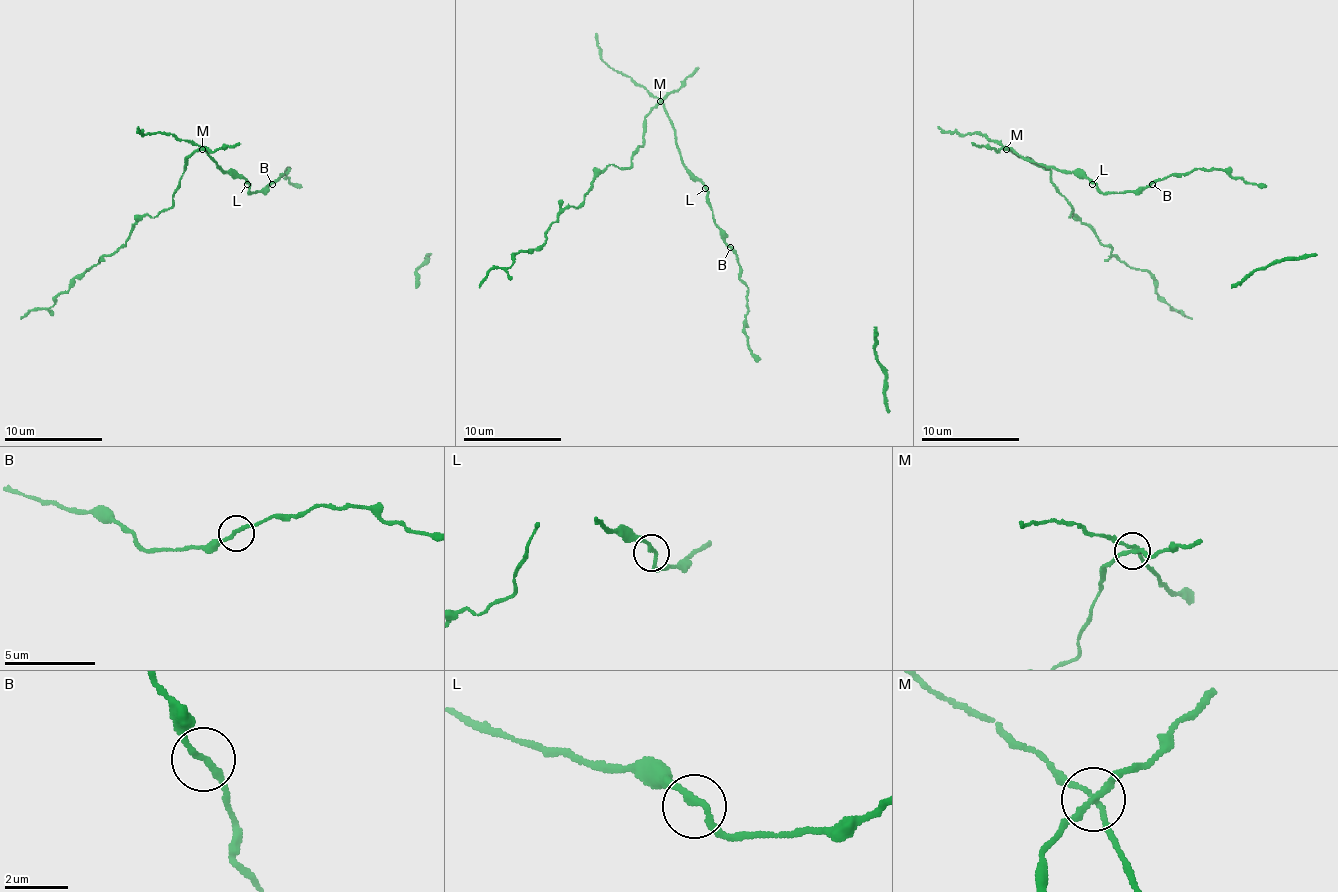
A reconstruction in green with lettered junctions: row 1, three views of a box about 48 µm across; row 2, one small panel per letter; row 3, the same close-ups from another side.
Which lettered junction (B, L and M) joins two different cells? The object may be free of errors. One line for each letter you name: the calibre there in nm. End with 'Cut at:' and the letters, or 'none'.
Cut at: none

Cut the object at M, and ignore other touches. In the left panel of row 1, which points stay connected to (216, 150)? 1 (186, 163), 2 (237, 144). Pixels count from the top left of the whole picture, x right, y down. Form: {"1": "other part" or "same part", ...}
{"1": "same part", "2": "same part"}

